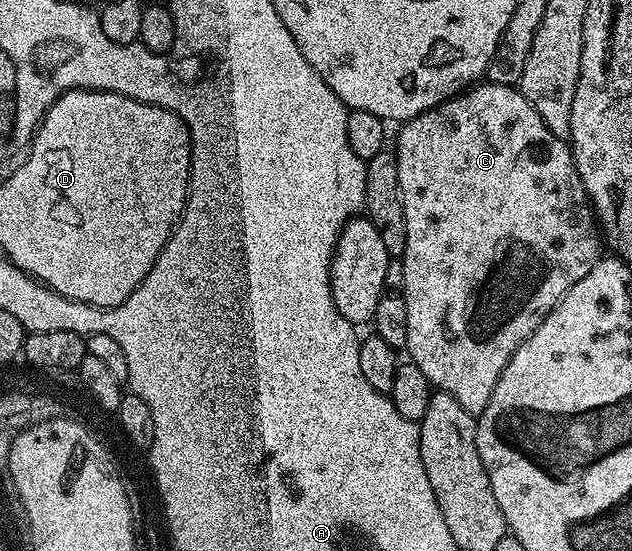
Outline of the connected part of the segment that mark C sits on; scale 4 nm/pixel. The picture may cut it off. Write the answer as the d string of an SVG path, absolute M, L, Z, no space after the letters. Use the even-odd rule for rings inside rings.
M488 81L482 82L480 85L474 85L462 91L461 94L453 96L452 99L446 99L444 103L432 107L422 115L415 116L414 119L404 120L400 127L401 132L397 135L395 154L399 165L399 193L403 201L403 217L407 221L407 249L399 257L403 265L403 285L400 294L404 295L407 301L407 341L404 350L409 351L408 358L415 365L419 365L420 371L427 376L427 381L433 388L451 393L451 397L455 397L455 401L459 401L459 405L463 405L463 409L467 409L467 413L471 413L476 417L483 413L483 409L487 409L487 405L491 401L491 393L495 389L507 361L511 361L515 349L519 349L519 345L523 345L523 341L527 341L527 337L531 337L531 333L535 333L535 329L539 329L539 325L545 320L552 307L561 300L563 293L567 293L567 289L571 289L571 285L575 285L575 281L583 281L583 277L587 277L587 273L591 273L593 266L602 259L603 235L599 230L598 220L595 218L593 204L590 203L588 195L585 194L585 186L577 172L577 166L573 160L572 146L555 133L551 133L551 129L547 129L547 125L543 125L543 117L539 117L539 113L535 113L531 101L527 101L527 97L523 97L523 93L517 87L508 87L507 85L499 85Z

